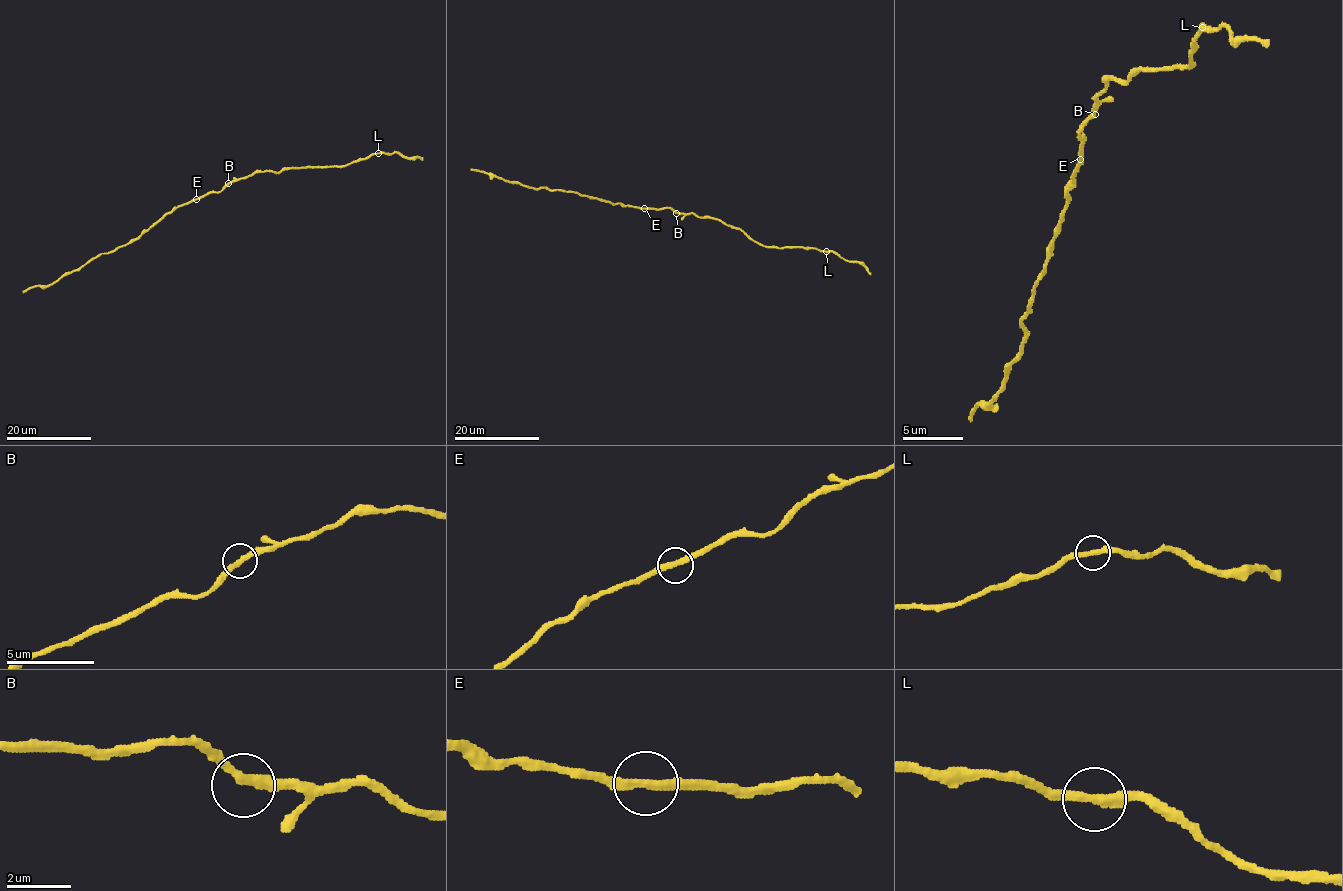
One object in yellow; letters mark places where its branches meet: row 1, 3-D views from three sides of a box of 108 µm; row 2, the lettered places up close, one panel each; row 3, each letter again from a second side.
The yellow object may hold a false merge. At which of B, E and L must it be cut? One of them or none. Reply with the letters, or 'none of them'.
L

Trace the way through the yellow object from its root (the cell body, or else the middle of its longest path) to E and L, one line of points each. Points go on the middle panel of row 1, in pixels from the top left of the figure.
E: (665, 208), (644, 208)
L: (665, 208), (721, 220), (765, 246), (809, 247), (825, 251)

